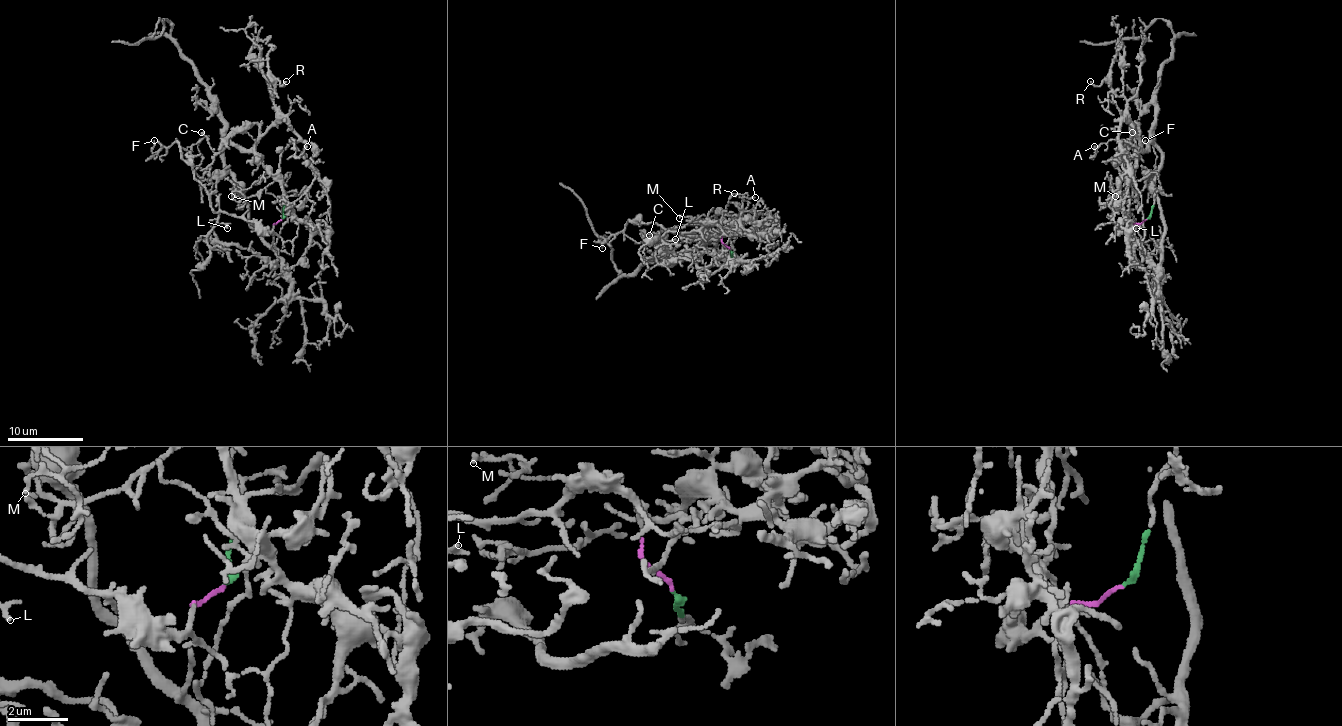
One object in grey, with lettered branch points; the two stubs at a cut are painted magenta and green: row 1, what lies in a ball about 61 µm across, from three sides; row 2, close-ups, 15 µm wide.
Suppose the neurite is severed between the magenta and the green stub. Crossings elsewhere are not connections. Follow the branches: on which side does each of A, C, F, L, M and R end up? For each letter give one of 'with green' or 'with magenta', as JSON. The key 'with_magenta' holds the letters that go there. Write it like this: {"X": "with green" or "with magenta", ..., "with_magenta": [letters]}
{"A": "with green", "C": "with green", "F": "with magenta", "L": "with magenta", "M": "with green", "R": "with green", "with_magenta": ["F", "L"]}

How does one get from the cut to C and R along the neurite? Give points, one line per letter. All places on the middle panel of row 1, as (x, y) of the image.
C: (729, 250), (733, 264), (738, 258), (731, 239), (721, 233), (695, 241), (665, 231), (649, 235)
R: (729, 250), (733, 264), (738, 260), (731, 239), (721, 233), (702, 239), (723, 231), (723, 209), (734, 194)

